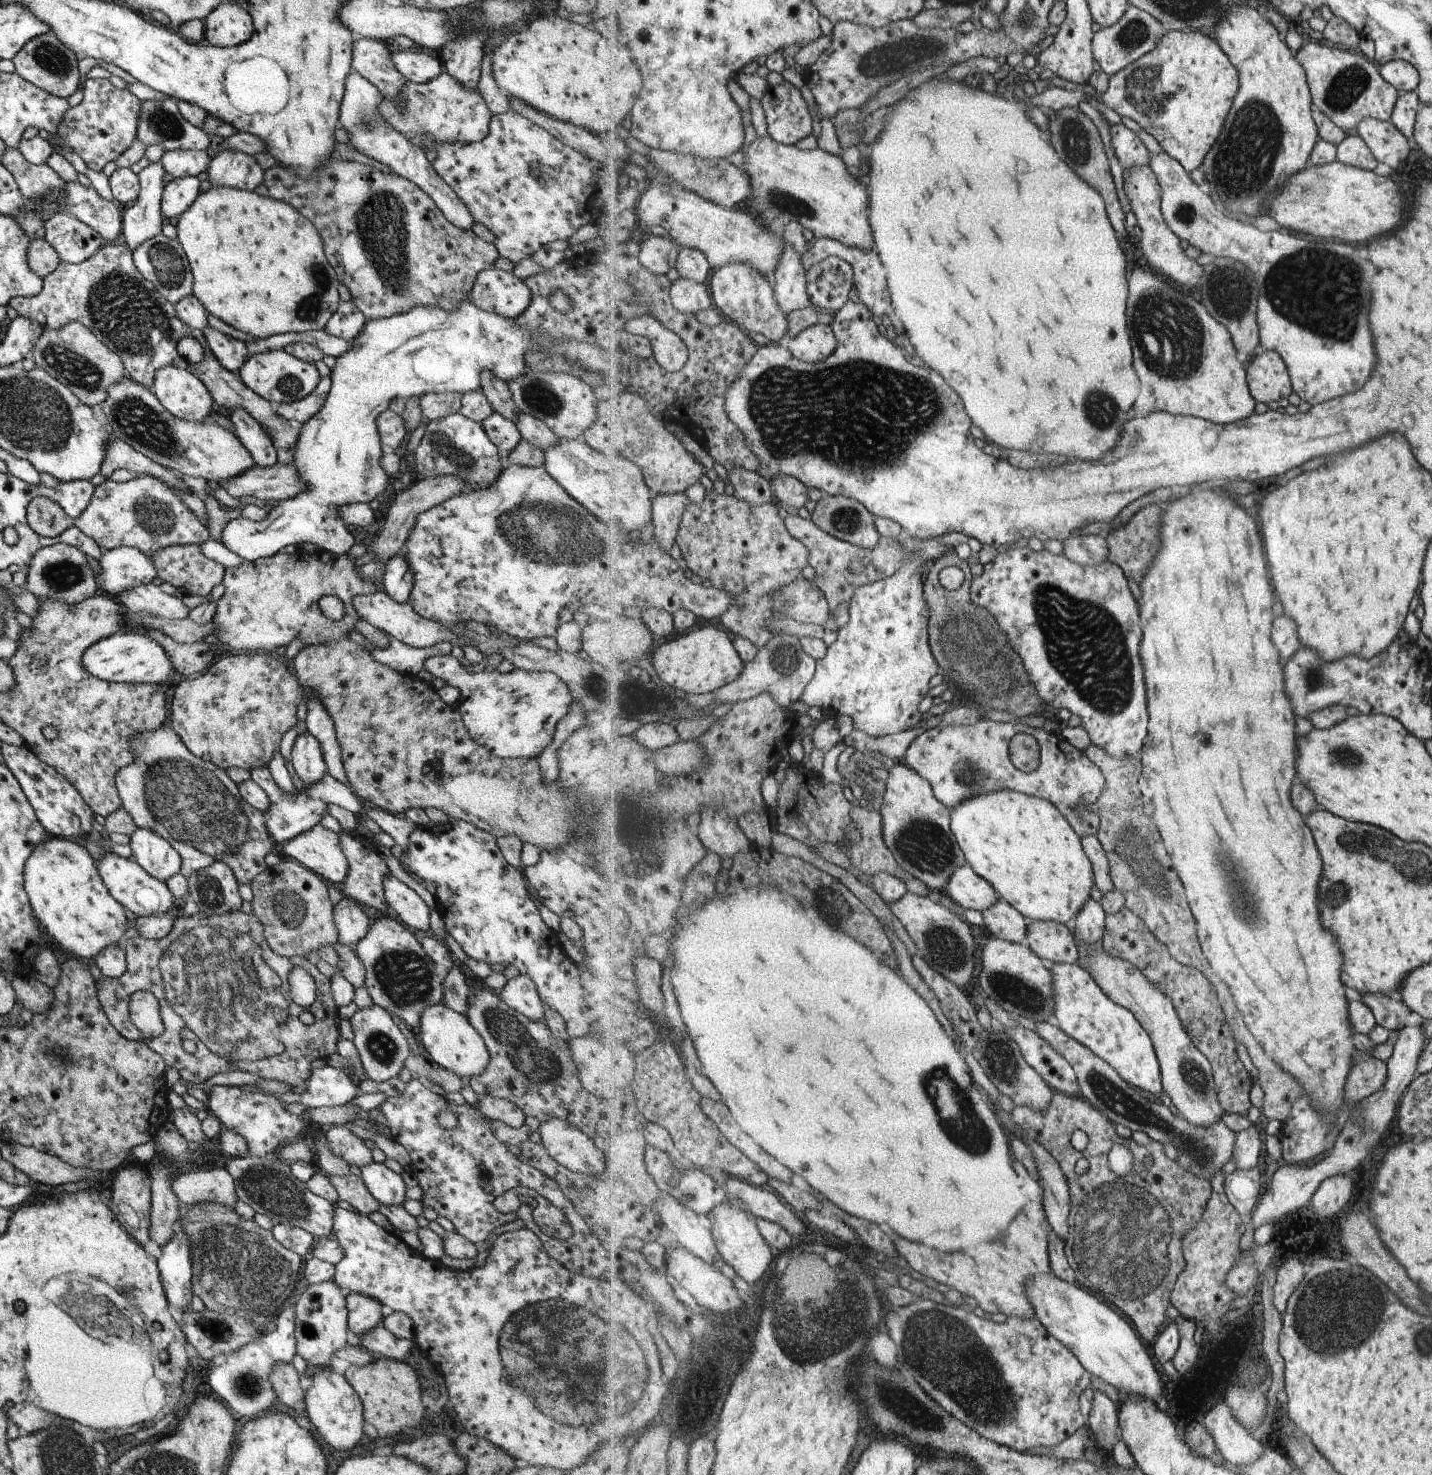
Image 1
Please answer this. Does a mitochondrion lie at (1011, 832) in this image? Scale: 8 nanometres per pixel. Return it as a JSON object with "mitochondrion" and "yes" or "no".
{"mitochondrion":"no"}

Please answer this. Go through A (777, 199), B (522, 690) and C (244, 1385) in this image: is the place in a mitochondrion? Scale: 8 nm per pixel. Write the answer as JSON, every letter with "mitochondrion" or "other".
{"A":"mitochondrion","B":"other","C":"mitochondrion"}

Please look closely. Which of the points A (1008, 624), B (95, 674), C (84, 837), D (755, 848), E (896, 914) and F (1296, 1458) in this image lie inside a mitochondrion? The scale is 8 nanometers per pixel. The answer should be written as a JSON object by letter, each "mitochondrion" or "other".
{"A":"mitochondrion","B":"other","C":"other","D":"other","E":"other","F":"other"}

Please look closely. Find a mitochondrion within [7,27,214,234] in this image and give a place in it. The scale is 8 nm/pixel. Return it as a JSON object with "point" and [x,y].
{"point":[47,56]}

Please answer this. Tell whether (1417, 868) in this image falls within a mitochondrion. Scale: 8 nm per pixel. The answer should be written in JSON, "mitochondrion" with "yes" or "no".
{"mitochondrion":"yes"}

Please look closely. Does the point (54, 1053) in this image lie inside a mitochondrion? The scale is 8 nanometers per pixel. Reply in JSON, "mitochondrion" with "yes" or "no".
{"mitochondrion":"yes"}

